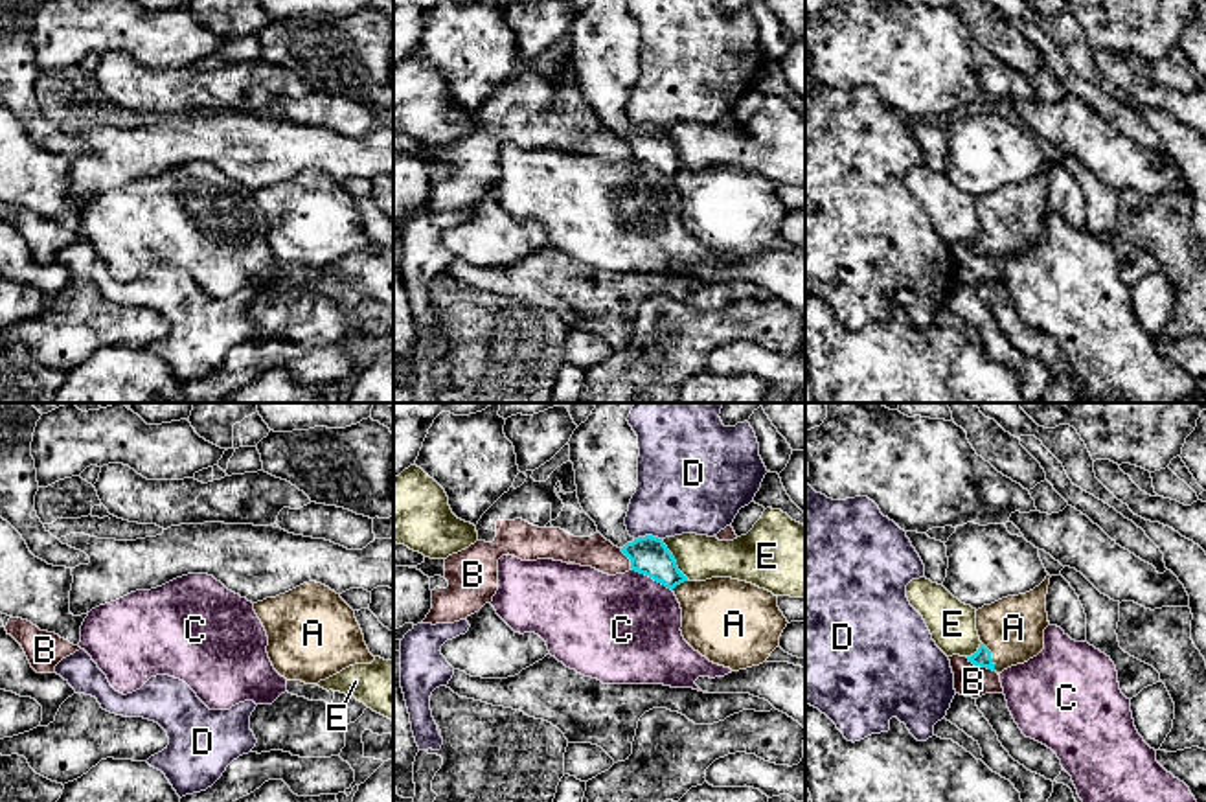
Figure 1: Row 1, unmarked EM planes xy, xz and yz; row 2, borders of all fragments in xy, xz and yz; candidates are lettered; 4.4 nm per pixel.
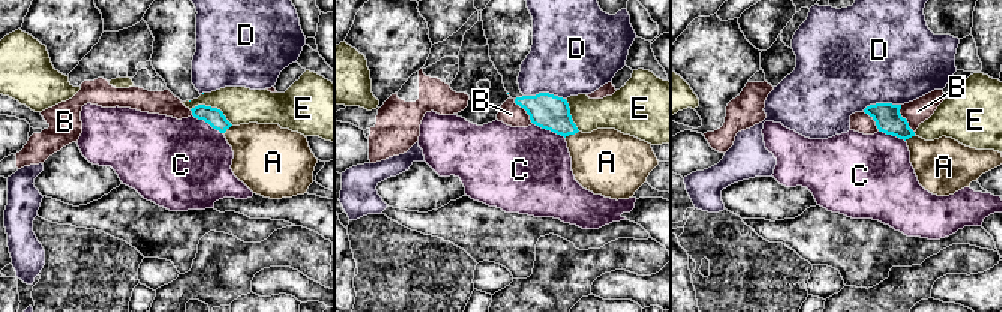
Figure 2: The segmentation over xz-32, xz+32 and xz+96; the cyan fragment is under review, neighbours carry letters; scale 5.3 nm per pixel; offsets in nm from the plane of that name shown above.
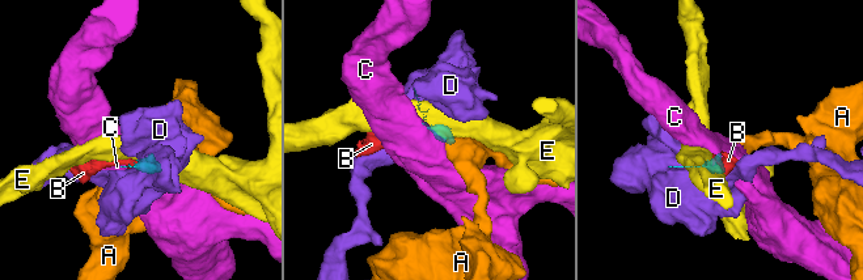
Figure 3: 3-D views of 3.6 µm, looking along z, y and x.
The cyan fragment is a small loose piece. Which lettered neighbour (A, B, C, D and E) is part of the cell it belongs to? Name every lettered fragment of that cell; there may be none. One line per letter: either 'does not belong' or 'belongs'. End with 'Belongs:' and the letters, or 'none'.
A: belongs
B: does not belong
C: does not belong
D: does not belong
E: does not belong
Belongs: A

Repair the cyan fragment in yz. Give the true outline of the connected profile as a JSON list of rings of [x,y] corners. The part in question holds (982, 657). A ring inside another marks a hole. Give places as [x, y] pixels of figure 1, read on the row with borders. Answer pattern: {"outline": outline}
{"outline": [[[1050,574],[1033,590],[1002,598],[976,611],[980,647],[967,657],[974,666],[1002,673],[1024,664],[1044,649],[1044,629],[1050,625],[1046,594]]]}

